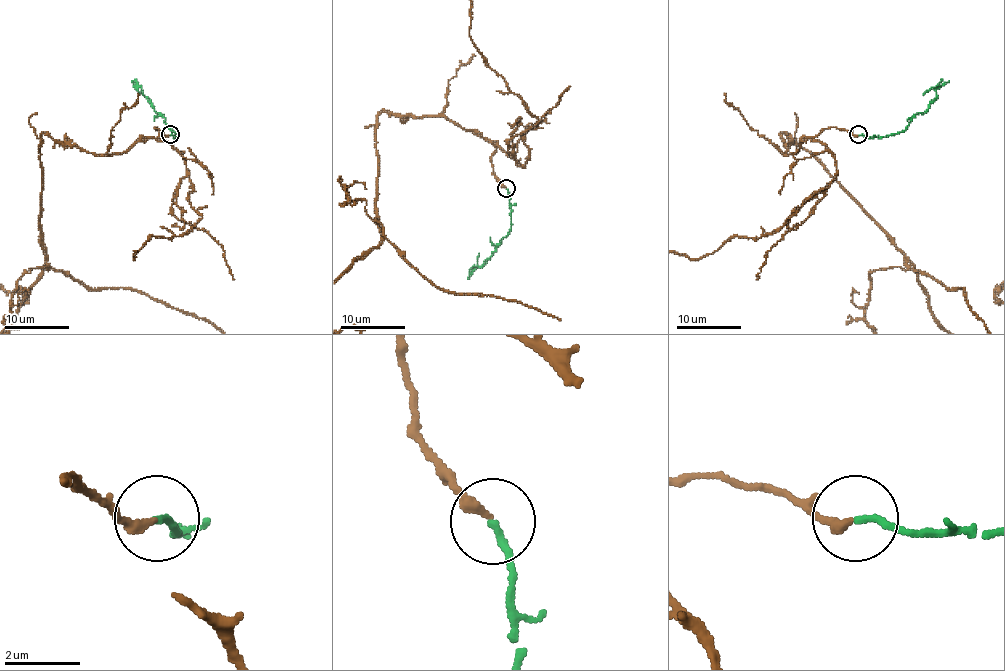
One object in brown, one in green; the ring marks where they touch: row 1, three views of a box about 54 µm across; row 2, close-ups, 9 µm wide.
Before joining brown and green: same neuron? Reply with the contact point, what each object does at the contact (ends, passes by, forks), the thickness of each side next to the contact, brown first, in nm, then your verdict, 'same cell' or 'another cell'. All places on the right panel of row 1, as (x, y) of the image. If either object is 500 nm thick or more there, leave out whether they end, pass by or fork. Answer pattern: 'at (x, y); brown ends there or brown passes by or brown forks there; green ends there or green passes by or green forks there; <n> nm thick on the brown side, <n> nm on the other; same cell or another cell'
at (858, 134); brown ends there; green ends there; 280 nm thick on the brown side, 170 nm on the other; same cell

